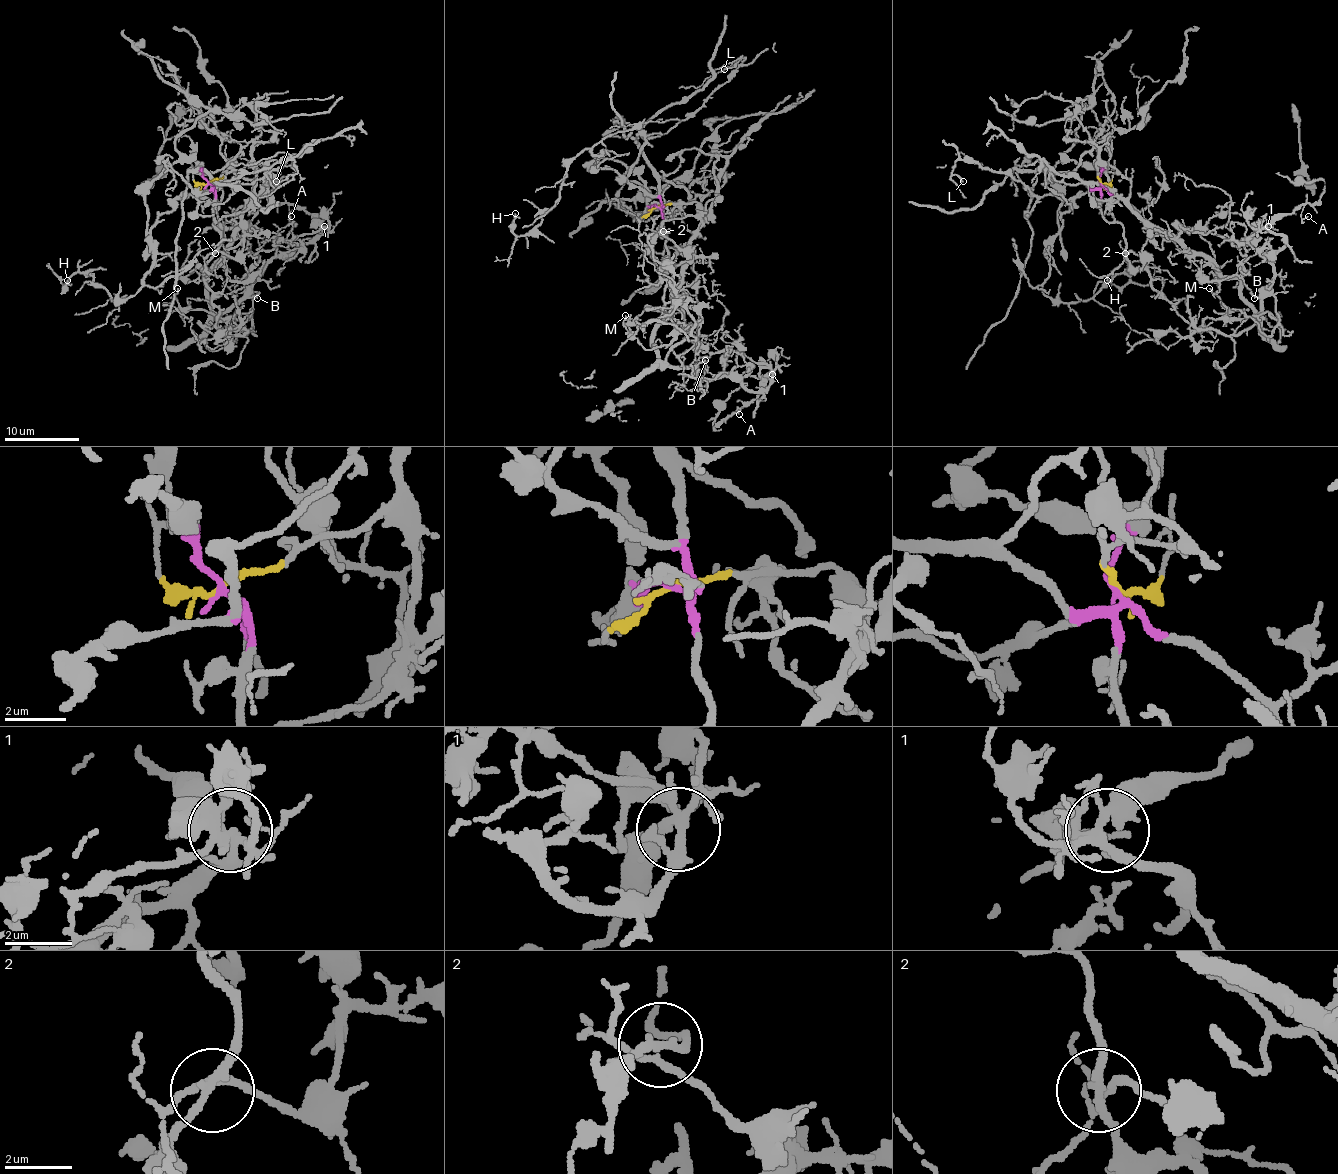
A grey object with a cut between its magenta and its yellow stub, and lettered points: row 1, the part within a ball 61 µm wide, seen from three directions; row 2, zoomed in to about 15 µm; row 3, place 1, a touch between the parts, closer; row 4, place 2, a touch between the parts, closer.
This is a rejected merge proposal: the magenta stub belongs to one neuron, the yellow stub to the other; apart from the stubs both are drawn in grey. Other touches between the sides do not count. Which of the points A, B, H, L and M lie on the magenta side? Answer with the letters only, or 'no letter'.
H, L, M

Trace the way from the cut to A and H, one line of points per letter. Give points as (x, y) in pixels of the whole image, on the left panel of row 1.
A: (208, 183), (232, 166), (253, 183), (206, 277), (215, 312), (322, 233), (313, 215), (290, 217)
H: (208, 183), (209, 190), (183, 194), (159, 215), (153, 262), (136, 292), (120, 303), (90, 273), (67, 280)

